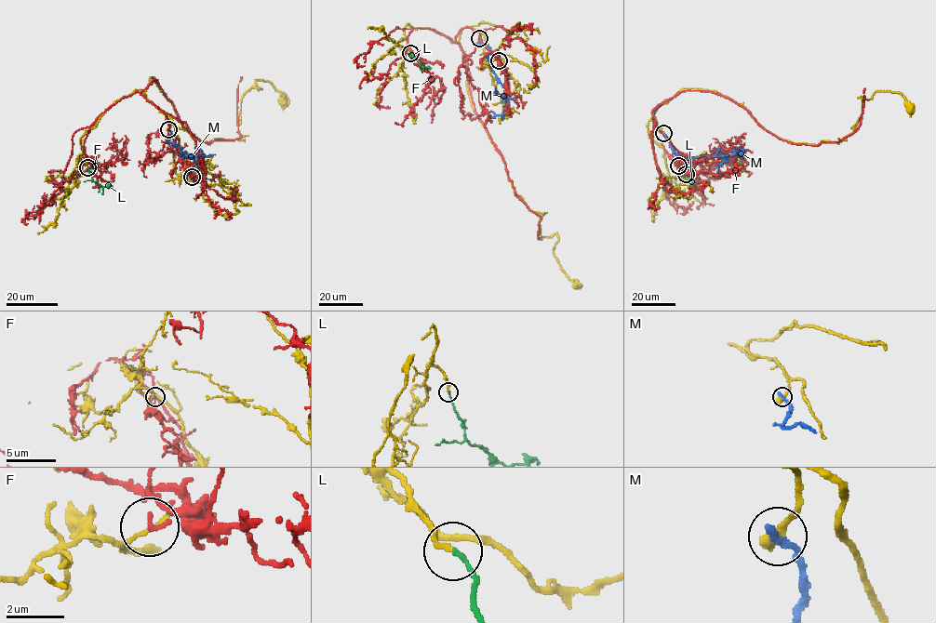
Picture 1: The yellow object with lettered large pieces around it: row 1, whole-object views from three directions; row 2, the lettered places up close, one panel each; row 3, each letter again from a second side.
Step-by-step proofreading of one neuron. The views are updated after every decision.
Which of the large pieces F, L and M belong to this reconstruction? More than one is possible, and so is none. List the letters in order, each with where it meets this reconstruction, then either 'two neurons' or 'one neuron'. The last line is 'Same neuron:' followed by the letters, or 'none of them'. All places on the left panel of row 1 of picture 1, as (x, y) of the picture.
F: contact (192, 177); two neurons
L: contact (87, 167); one neuron
M: contact (168, 129); two neurons
Same neuron: L

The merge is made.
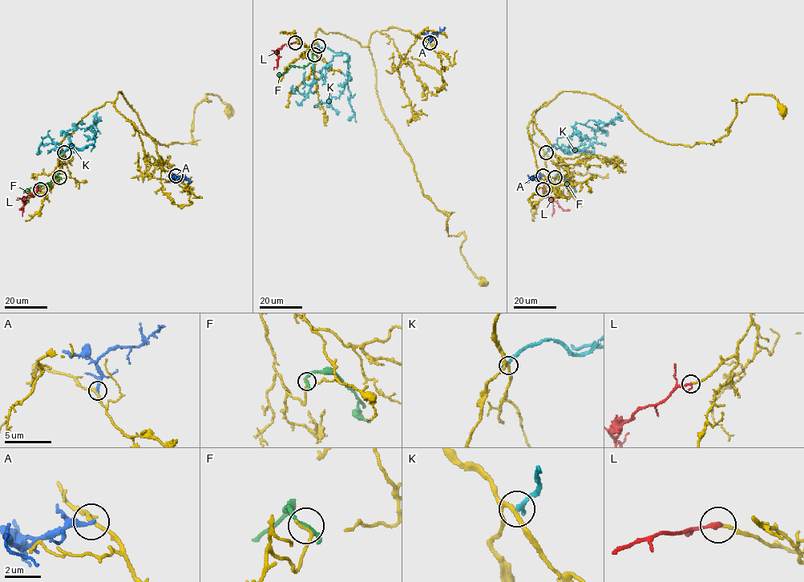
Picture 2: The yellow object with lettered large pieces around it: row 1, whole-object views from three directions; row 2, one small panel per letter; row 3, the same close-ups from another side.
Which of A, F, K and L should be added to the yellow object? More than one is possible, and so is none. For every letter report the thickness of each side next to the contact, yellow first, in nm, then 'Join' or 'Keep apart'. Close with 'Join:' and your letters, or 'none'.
A: Thickness 170 nm (yellow) against 280 nm. Keep apart
F: Thickness 170 nm (yellow) against 280 nm. Keep apart
K: Thickness 180 nm (yellow) against 280 nm. Keep apart
L: Thickness 140 nm (yellow) against 220 nm. Join
Join: L

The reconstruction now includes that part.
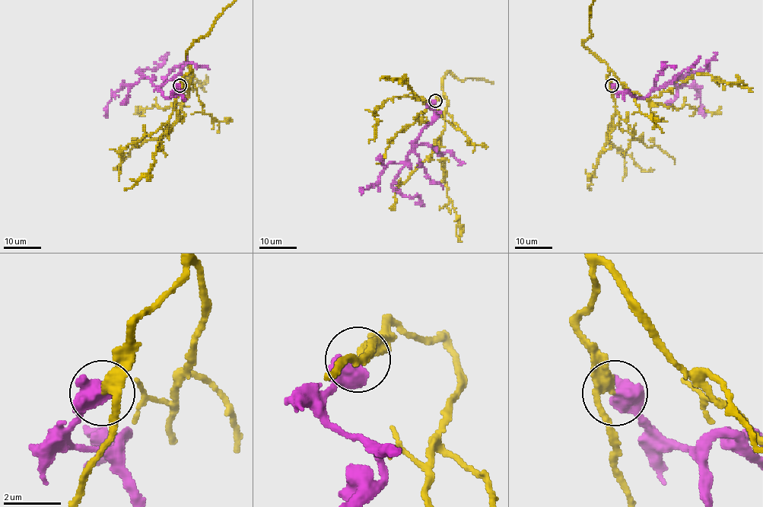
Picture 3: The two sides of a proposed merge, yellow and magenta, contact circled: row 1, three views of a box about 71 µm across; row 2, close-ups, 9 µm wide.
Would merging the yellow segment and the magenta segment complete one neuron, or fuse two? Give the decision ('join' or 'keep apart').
keep apart

